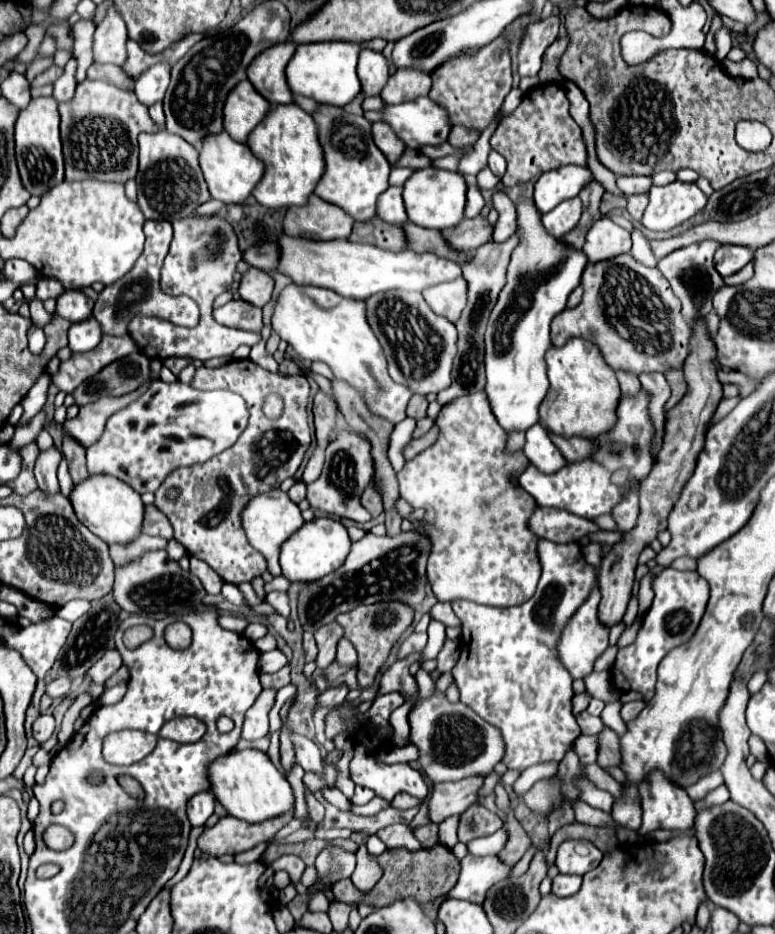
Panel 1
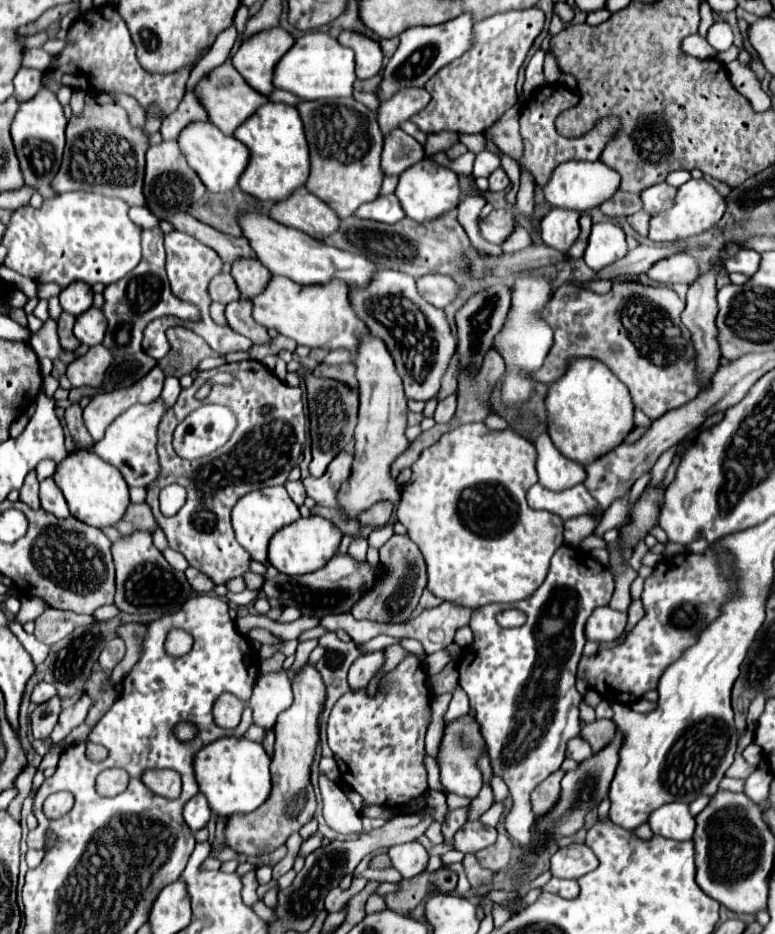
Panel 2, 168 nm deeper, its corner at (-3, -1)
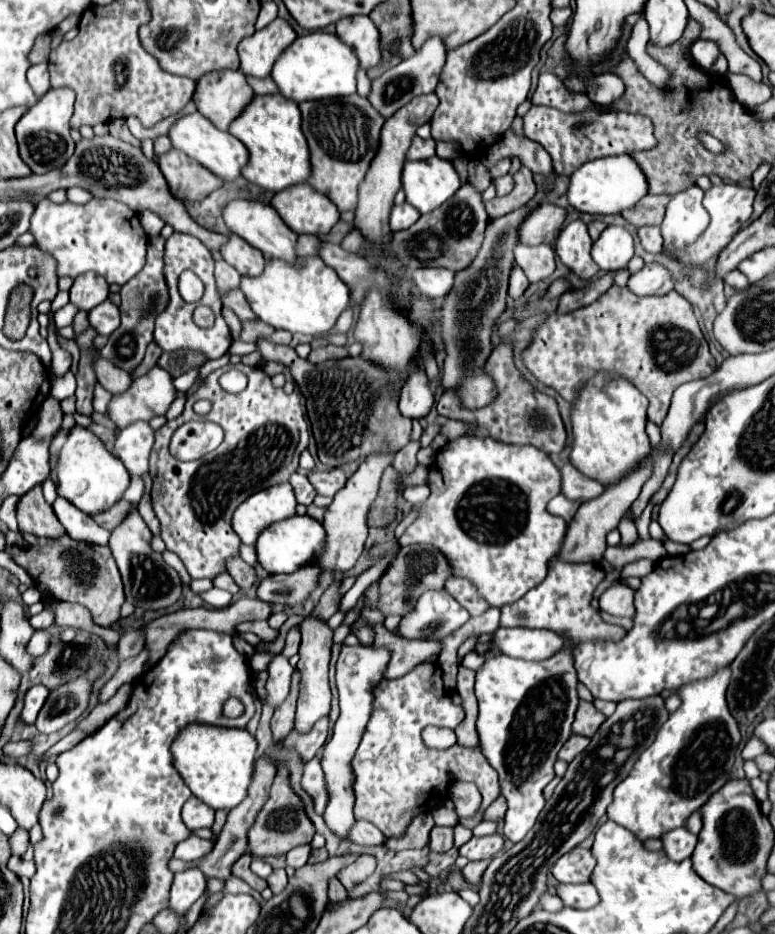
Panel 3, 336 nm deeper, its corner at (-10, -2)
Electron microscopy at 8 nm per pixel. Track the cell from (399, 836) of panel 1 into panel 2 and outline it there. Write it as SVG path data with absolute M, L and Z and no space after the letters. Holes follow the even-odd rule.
M419 842L393 846L387 854L389 854L391 866L397 868L403 874L403 878L413 878L413 876L421 874L429 860L427 850Z

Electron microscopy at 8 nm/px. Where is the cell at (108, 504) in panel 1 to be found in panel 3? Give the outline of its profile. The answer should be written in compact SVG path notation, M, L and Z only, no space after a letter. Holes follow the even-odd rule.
M76 425L68 433L60 431L54 437L50 451L50 475L56 481L58 495L68 499L72 505L76 505L88 515L96 515L102 513L102 509L110 509L116 501L122 499L124 491L130 485L130 475L122 461L108 453L102 441L86 427Z

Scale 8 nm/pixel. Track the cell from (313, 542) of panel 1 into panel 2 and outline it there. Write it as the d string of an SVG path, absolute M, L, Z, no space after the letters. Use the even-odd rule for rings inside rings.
M321 516L299 518L297 522L273 534L267 548L267 560L271 566L275 566L283 574L289 574L289 576L307 574L307 572L313 572L315 568L323 568L335 554L339 542L341 542L341 532L329 520Z

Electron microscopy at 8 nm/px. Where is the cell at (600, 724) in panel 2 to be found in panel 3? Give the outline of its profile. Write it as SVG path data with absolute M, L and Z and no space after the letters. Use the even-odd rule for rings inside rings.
M580 701L572 731L578 735L584 735L584 737L594 737L594 733L600 729L604 719L606 719L606 715L602 715L592 703Z

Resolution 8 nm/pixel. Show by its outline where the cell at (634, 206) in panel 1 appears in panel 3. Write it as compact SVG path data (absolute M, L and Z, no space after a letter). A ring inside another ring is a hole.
M644 225L638 229L638 237L640 237L640 243L642 247L648 251L648 253L654 253L654 255L660 255L662 253L662 235L660 235L660 229L654 225Z

